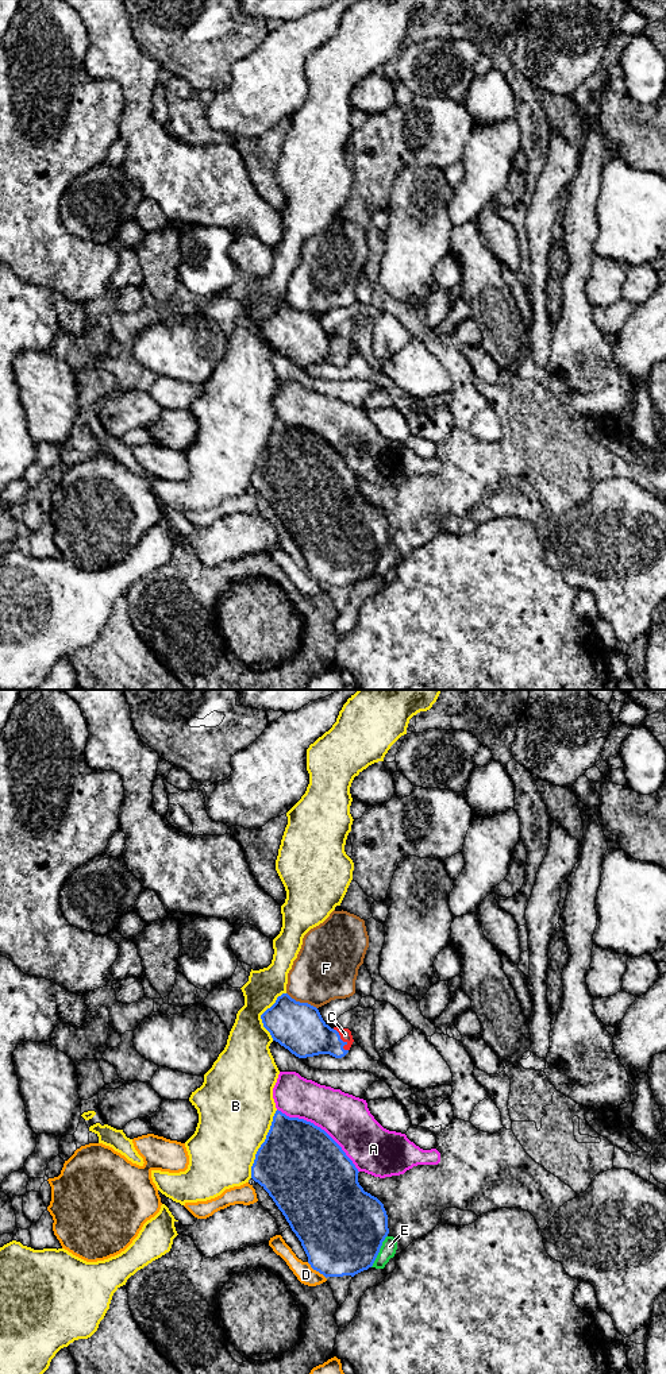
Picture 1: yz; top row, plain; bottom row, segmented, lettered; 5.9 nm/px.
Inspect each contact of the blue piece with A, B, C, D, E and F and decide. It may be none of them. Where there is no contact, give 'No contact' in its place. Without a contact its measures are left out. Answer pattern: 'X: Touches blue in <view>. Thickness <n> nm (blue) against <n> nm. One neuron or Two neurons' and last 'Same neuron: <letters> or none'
A: Touches blue in yz. Thickness 500 nm (blue) against 280 nm. Two neurons
B: Touches blue in yz. Thickness 500 nm (blue) against 440 nm. Two neurons
C: Touches blue in yz. Thickness 280 nm (blue) against 70 nm. One neuron
D: Touches blue in yz. Thickness 460 nm (blue) against 110 nm. Two neurons
E: Touches blue in yz. Thickness 500 nm (blue) against 90 nm. Two neurons
F: Touches blue in yz. Thickness 300 nm (blue) against 360 nm. Two neurons
Same neuron: C

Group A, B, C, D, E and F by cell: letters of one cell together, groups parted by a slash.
A / B / C / D / E / F

